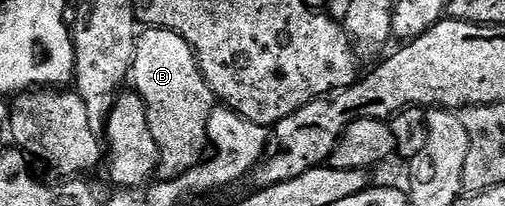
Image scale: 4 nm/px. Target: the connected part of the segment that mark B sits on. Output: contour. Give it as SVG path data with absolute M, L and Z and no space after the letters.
M162 27L142 30L133 54L131 87L145 103L149 132L157 146L160 178L175 179L202 162L215 96L197 65L193 47L179 33Z

